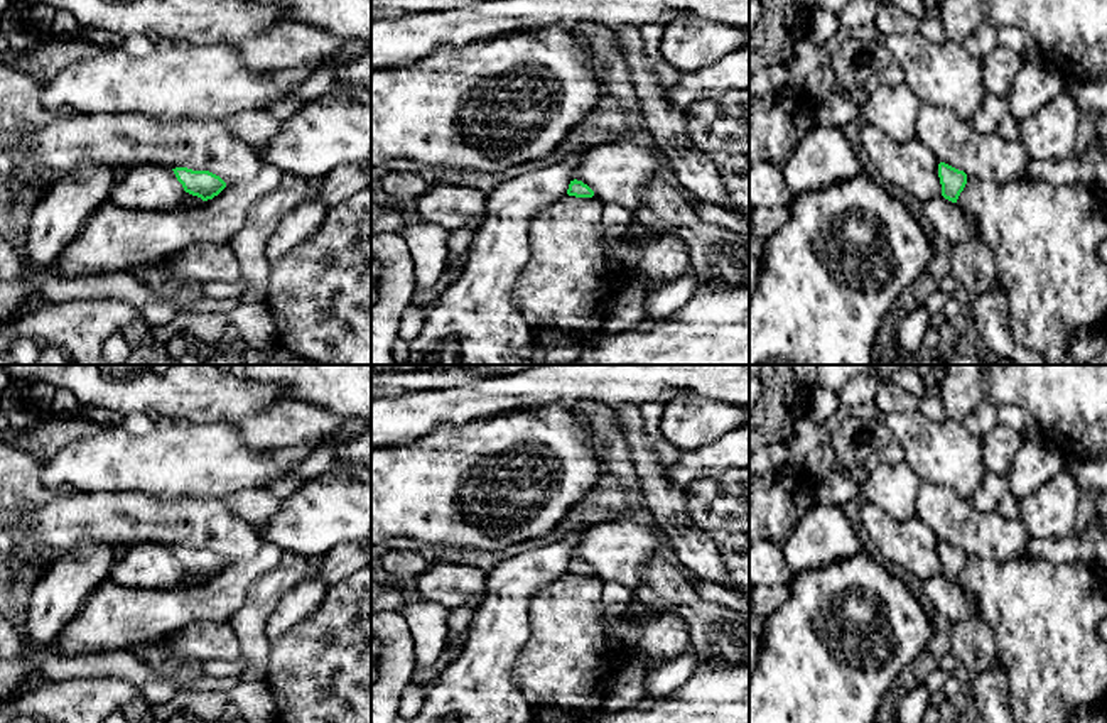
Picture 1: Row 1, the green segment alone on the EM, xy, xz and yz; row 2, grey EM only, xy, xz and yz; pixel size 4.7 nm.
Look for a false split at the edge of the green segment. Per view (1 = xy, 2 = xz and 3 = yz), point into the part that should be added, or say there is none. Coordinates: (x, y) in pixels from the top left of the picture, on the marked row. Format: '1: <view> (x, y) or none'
1: none
2: none
3: none

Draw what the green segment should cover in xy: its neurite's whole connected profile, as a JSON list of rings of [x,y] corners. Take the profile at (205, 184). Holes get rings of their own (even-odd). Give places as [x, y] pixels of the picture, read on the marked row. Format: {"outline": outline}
{"outline": [[[176,167],[172,171],[184,191],[202,201],[213,199],[226,188],[226,182],[209,171],[192,171],[187,167]]]}

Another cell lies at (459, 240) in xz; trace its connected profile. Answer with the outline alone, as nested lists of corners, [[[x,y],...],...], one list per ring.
[[[464,226],[459,230],[451,231],[449,242],[447,242],[447,264],[446,269],[454,270],[459,262],[462,260],[464,252],[471,247],[476,228]]]

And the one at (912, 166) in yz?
[[[859,118],[859,139],[881,176],[920,201],[942,196],[938,159],[916,139],[896,142],[876,125]]]

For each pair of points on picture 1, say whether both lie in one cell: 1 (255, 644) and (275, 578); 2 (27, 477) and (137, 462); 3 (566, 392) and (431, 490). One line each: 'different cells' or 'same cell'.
1: same cell
2: different cells
3: different cells

